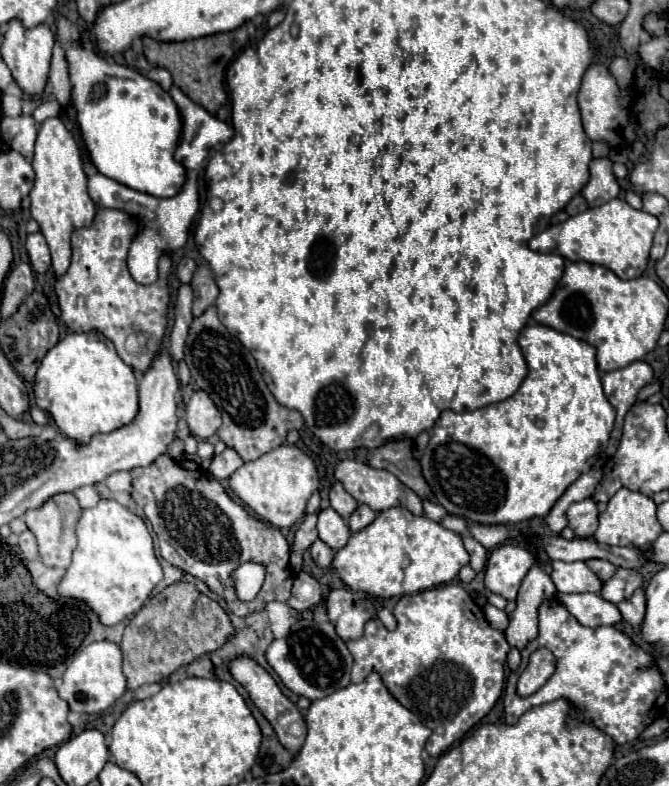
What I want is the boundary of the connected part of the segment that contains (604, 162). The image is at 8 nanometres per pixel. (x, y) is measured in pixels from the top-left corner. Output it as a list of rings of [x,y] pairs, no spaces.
[[[598,157],[590,165],[590,181],[582,189],[584,199],[590,207],[598,207],[620,195],[620,185],[612,173],[612,161],[606,157]]]

